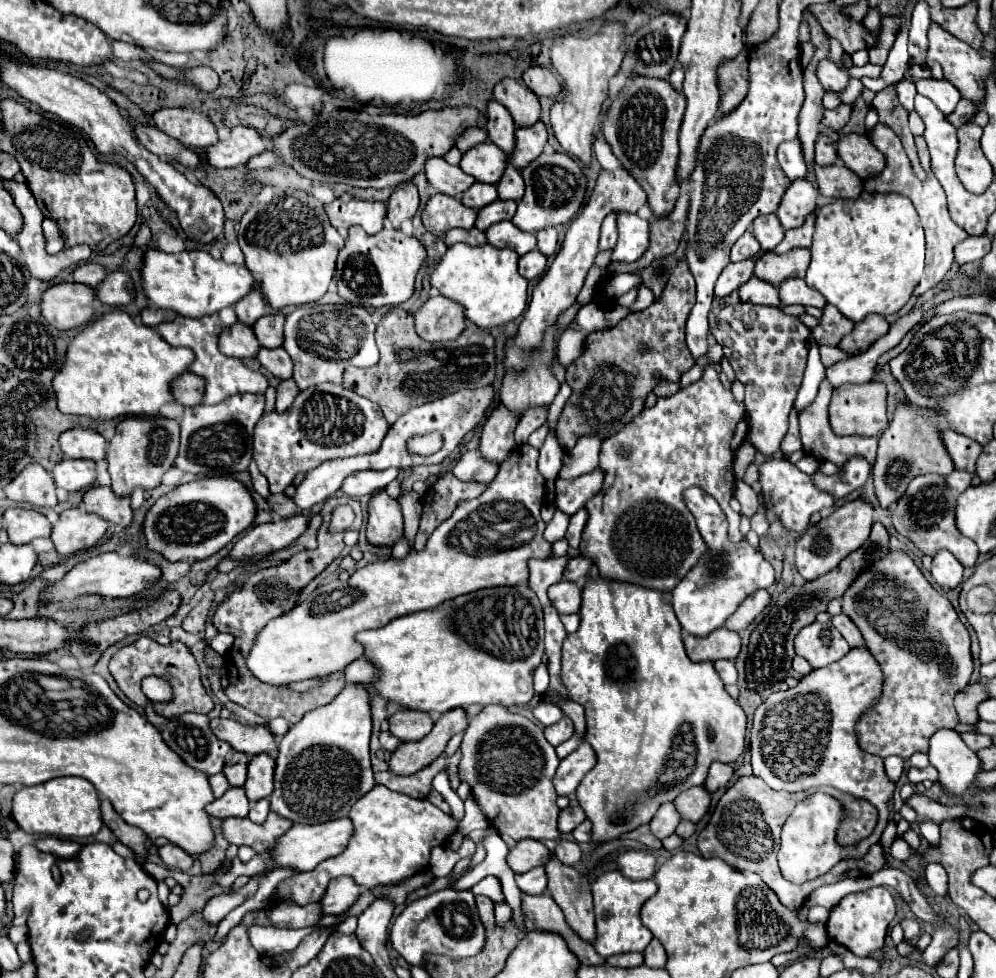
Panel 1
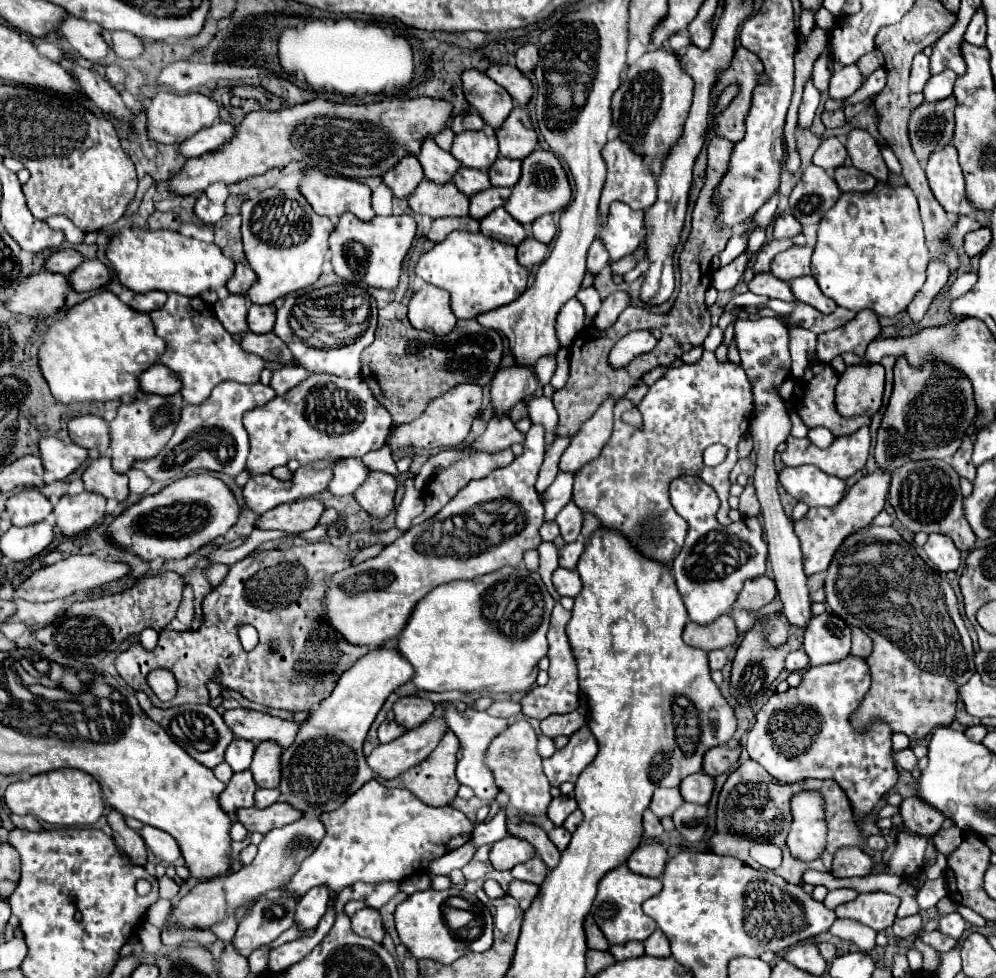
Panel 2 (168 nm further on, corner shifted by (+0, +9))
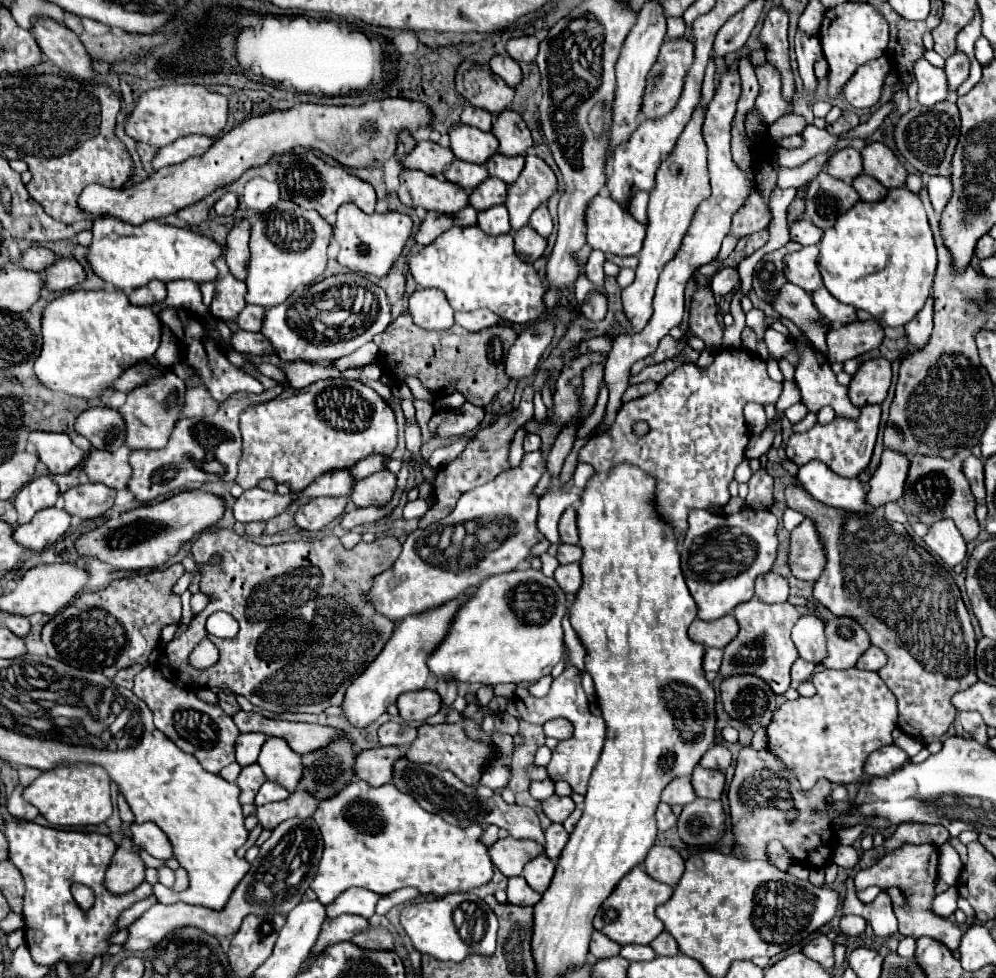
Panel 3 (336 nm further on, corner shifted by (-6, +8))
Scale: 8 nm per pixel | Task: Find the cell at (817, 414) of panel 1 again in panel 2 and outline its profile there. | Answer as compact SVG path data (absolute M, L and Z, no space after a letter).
M812 361L806 369L806 373L798 379L796 383L796 389L794 389L794 401L796 401L796 413L800 415L800 419L804 421L804 425L808 429L814 429L814 427L826 427L832 431L834 437L844 437L844 435L852 435L856 433L860 427L866 427L870 425L870 417L866 415L858 415L858 417L842 417L838 415L836 407L834 407L834 387L838 383L838 373L830 367L830 365L824 365L820 361Z

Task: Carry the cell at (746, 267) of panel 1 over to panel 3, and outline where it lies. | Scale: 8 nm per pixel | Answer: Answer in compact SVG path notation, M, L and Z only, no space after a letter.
M722 268L720 272L716 272L712 276L712 282L710 282L710 288L714 294L718 296L726 296L730 294L740 282L740 276L736 272L736 268Z

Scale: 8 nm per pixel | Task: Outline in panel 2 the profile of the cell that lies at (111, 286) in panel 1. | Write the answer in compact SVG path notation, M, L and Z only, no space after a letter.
M84 261L70 277L70 285L76 291L98 291L110 283L110 269L100 261Z

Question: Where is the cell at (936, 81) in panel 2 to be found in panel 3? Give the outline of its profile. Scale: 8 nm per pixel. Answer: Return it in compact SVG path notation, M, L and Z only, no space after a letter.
M956 50L948 60L946 60L946 76L948 76L948 86L950 90L958 90L958 86L968 78L970 72L970 58L962 52Z

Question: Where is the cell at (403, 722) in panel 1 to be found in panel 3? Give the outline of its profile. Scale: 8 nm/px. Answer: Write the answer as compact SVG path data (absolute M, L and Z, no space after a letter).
M418 690L400 694L396 706L406 722L424 722L442 708L442 700L436 690Z

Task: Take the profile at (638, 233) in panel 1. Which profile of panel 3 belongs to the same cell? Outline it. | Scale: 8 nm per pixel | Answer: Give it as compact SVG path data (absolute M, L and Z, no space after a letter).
M598 194L586 206L586 244L592 246L594 250L612 252L618 256L634 256L642 248L644 230L646 228L640 222L636 222L630 216L630 212L622 210L622 206L618 202L614 202L610 196Z

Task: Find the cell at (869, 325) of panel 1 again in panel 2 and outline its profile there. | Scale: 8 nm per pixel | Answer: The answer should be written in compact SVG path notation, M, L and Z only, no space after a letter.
M864 309L846 325L818 335L816 357L824 363L830 363L836 355L842 355L842 353L864 355L868 343L880 335L880 329L882 327L878 323L876 313L872 313L870 309Z

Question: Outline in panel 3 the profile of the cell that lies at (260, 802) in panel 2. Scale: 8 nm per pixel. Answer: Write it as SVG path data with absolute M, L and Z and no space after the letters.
M266 780L266 782L262 784L262 788L258 790L254 804L256 804L256 806L262 806L262 804L268 804L268 802L284 800L284 798L288 798L288 796L290 796L290 792L288 792L284 786L280 786L280 784L276 784L276 782Z

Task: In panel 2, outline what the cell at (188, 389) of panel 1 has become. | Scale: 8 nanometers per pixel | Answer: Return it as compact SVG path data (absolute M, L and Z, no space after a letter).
M158 363L140 375L140 387L146 393L172 395L180 393L180 377L176 377L176 373L172 373L166 365Z

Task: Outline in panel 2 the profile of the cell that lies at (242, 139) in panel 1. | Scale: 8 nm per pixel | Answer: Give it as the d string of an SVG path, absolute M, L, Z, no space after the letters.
M220 121L220 123L216 123L208 129L198 131L190 139L186 139L180 145L180 151L186 157L200 157L204 153L220 149L220 145L224 145L224 141L232 141L232 133L236 133L236 127L232 123L222 123Z

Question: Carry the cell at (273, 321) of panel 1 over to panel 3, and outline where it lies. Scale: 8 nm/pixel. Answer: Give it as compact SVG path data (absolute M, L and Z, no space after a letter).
M246 306L242 310L242 314L238 314L236 324L242 330L248 330L248 332L260 332L262 318L264 318L264 308L262 306Z

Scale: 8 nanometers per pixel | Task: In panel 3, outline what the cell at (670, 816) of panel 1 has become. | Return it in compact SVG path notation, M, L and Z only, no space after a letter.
M672 778L670 784L664 788L662 792L662 802L674 806L674 804L688 804L696 798L694 790L692 790L692 782L690 778Z

